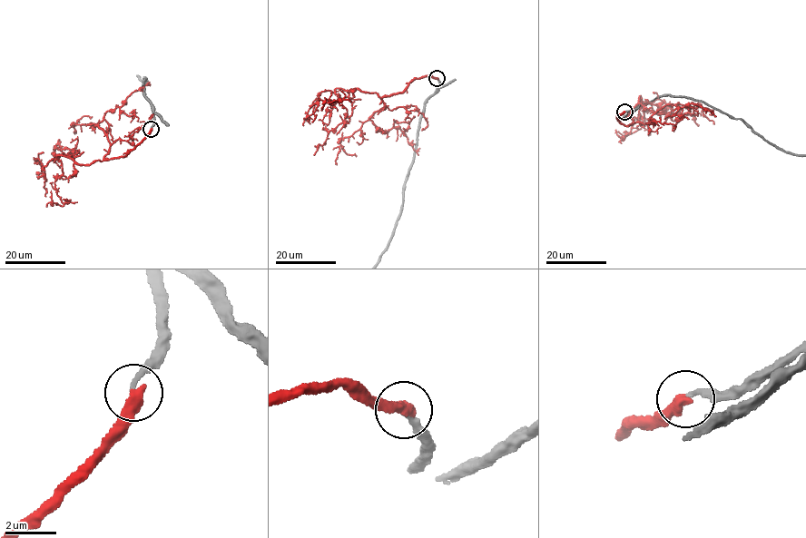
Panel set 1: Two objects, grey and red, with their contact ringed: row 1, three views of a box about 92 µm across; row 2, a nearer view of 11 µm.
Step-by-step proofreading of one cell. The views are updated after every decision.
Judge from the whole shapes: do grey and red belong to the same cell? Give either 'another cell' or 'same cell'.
same cell

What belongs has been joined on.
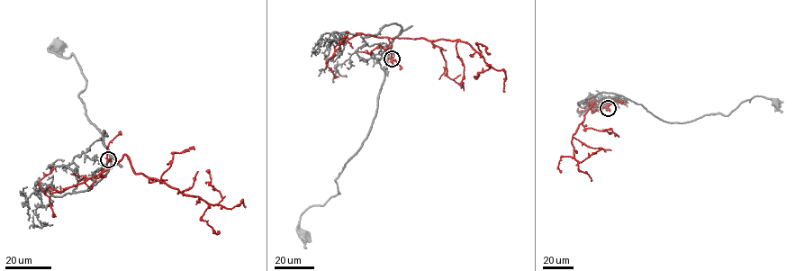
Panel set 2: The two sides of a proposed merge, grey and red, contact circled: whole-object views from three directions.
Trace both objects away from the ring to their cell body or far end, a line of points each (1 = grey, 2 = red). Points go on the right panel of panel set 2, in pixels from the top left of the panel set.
1: (608, 108), (577, 102), (611, 93), (682, 123), (727, 115), (757, 95), (777, 102)
2: (608, 108), (591, 109), (590, 104), (593, 103), (573, 136), (578, 170), (587, 174), (591, 181)

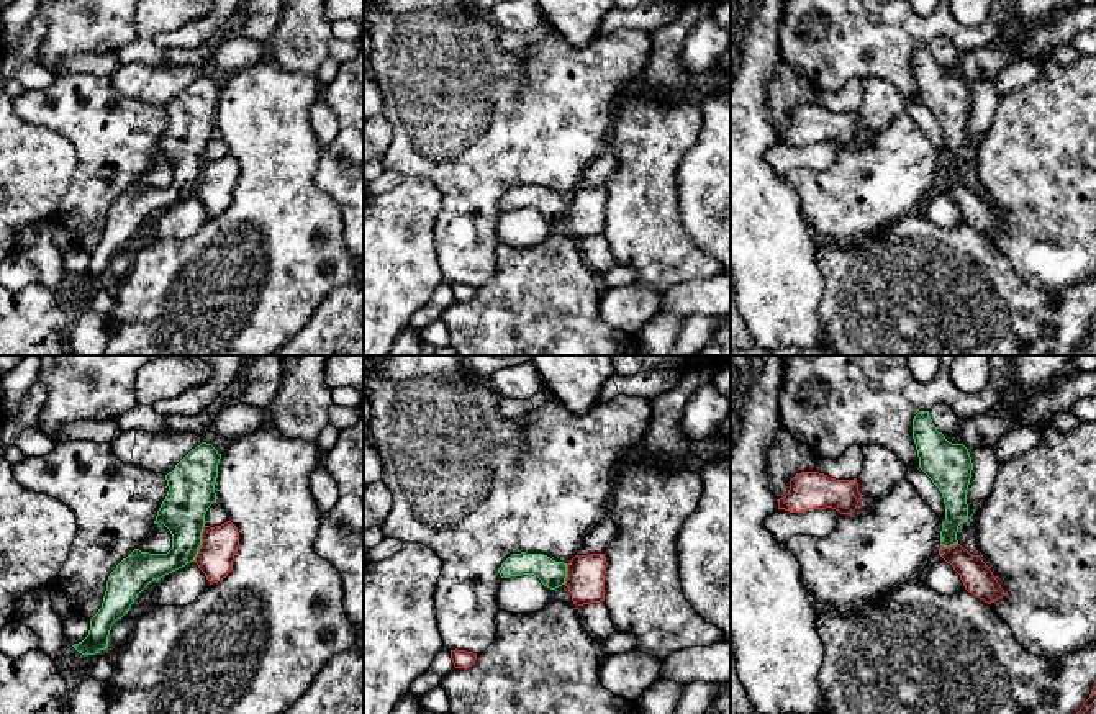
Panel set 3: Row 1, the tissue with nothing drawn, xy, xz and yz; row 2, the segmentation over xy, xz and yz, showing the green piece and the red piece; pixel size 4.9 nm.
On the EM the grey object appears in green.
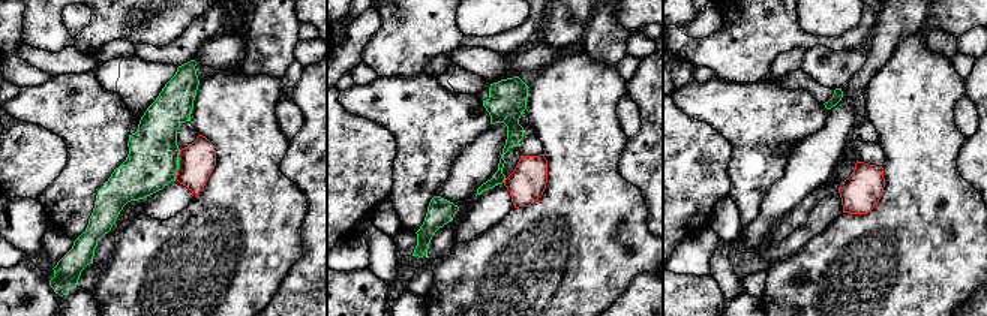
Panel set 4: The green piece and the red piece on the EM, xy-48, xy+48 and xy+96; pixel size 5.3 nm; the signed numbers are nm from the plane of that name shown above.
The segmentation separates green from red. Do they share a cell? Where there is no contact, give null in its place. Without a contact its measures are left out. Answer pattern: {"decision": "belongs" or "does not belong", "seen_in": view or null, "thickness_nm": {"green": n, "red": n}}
{"decision": "does not belong", "seen_in": "xy", "thickness_nm": {"green": 220, "red": 180}}

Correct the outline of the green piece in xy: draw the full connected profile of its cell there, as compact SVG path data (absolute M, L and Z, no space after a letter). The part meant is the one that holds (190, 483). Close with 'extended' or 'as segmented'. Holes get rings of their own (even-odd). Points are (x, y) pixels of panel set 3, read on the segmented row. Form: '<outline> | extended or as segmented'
M206 442L192 449L165 475L167 496L154 524L164 524L172 534L167 554L149 554L134 549L110 573L102 608L90 619L88 635L72 647L82 655L108 648L111 626L128 614L138 594L152 581L195 562L202 545L205 514L216 501L215 483L221 454Z | as segmented

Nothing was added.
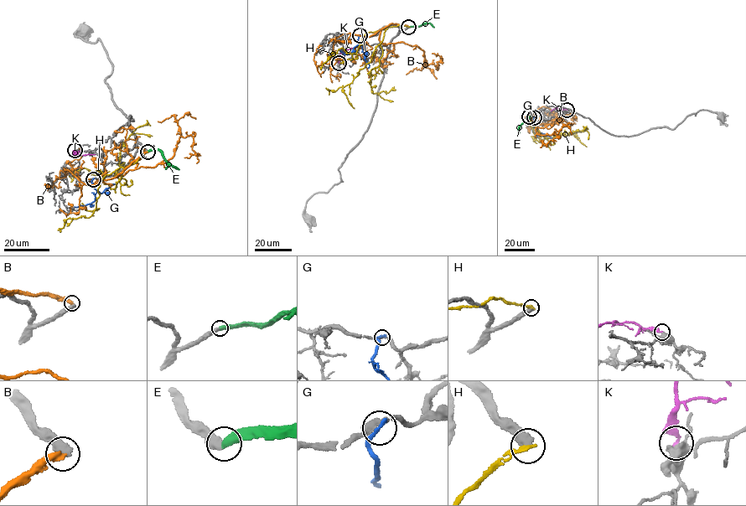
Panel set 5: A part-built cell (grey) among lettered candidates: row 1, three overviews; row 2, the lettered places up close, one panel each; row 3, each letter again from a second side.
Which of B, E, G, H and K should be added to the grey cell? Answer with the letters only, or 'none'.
E

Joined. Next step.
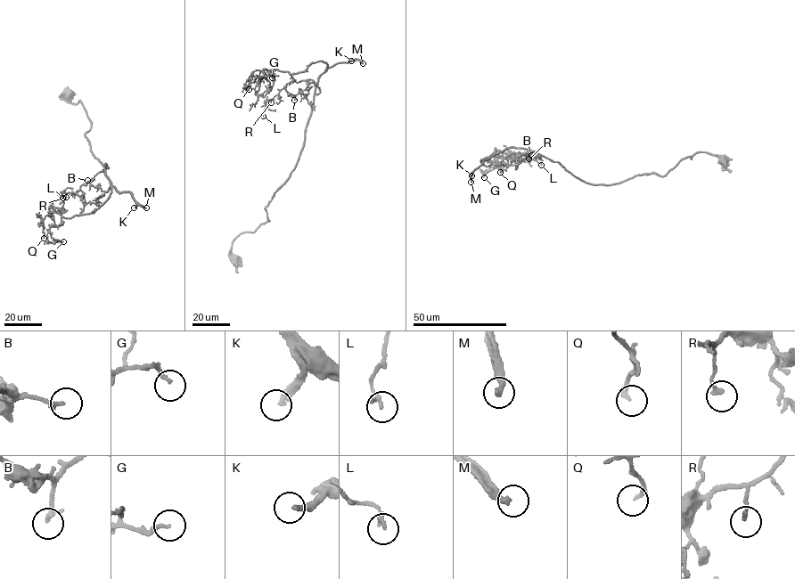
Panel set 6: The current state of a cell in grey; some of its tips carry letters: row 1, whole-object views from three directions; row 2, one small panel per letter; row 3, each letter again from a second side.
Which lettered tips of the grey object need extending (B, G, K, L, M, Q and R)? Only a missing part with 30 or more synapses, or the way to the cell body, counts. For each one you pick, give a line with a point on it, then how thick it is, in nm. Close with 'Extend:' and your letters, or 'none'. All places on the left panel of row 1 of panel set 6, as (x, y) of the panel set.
K: at (134, 207); 260 nm thick
M: at (146, 207); 300 nm thick
Extend: K, M

